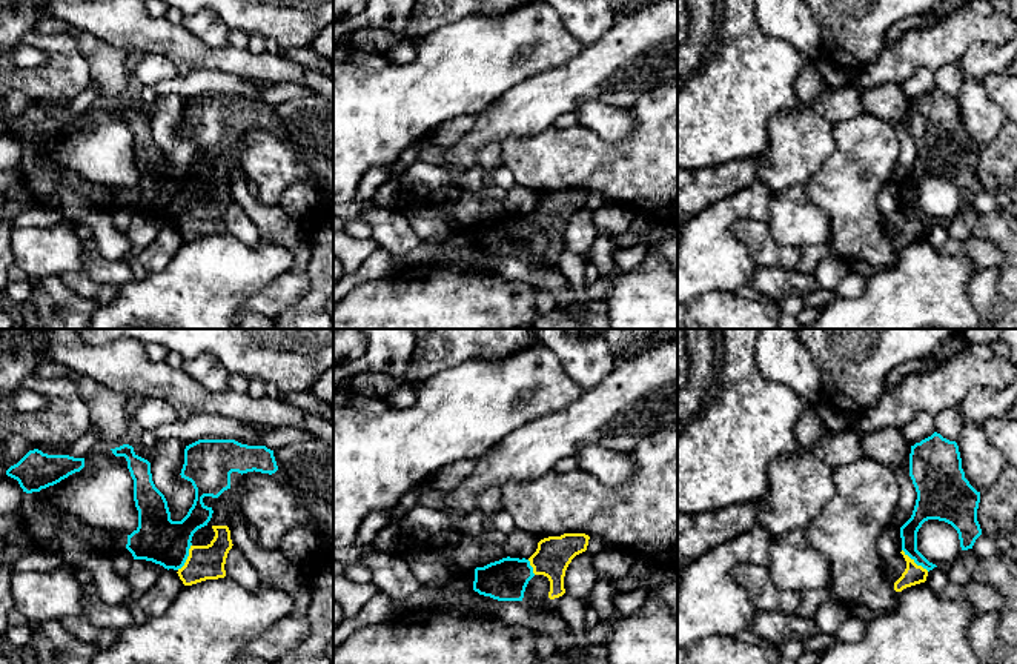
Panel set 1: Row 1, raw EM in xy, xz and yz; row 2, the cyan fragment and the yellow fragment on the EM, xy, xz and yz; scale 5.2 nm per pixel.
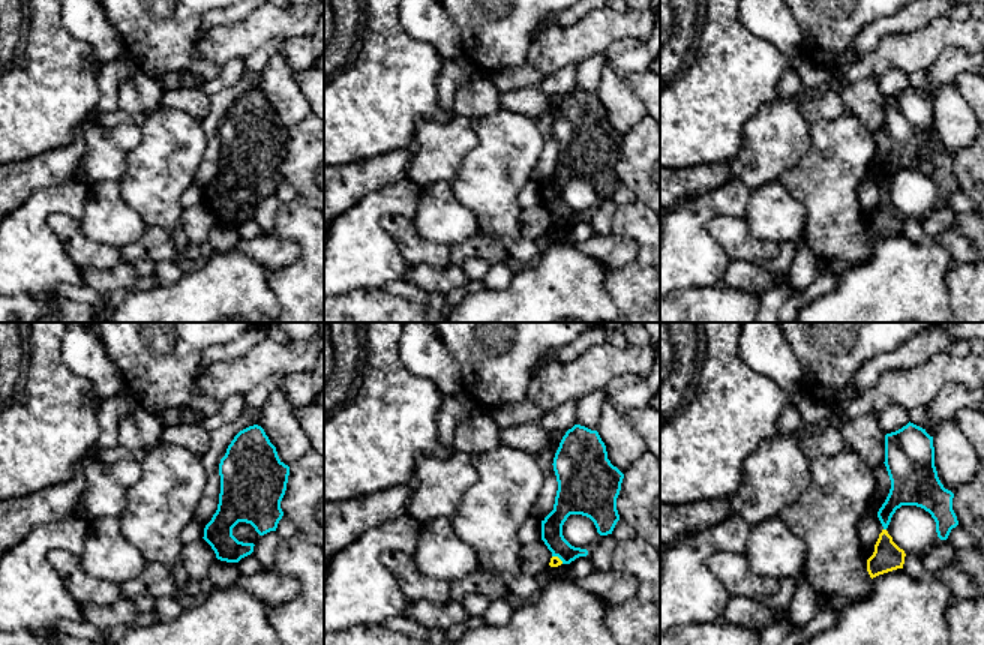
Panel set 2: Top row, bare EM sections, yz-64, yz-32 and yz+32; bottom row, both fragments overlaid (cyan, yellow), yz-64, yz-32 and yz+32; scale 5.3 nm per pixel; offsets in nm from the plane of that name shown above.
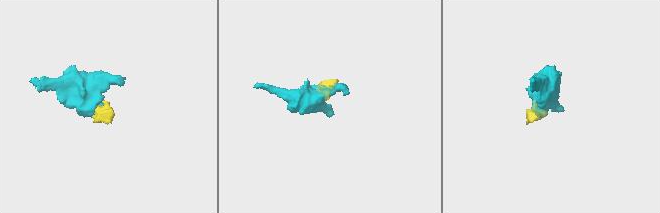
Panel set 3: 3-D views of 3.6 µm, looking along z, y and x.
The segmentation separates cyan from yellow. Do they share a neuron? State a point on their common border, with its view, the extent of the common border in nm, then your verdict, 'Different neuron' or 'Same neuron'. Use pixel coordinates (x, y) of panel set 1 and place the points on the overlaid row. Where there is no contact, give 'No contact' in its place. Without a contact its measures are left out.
Touches cyan at yz (916, 563). Shared border 180 nm. Same neuron

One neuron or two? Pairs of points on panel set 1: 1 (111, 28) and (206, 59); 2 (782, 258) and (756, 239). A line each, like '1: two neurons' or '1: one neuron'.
1: one neuron
2: one neuron

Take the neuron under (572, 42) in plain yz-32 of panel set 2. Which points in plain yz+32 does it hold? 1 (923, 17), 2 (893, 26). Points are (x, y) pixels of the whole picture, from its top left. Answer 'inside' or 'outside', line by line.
1: outside
2: outside

